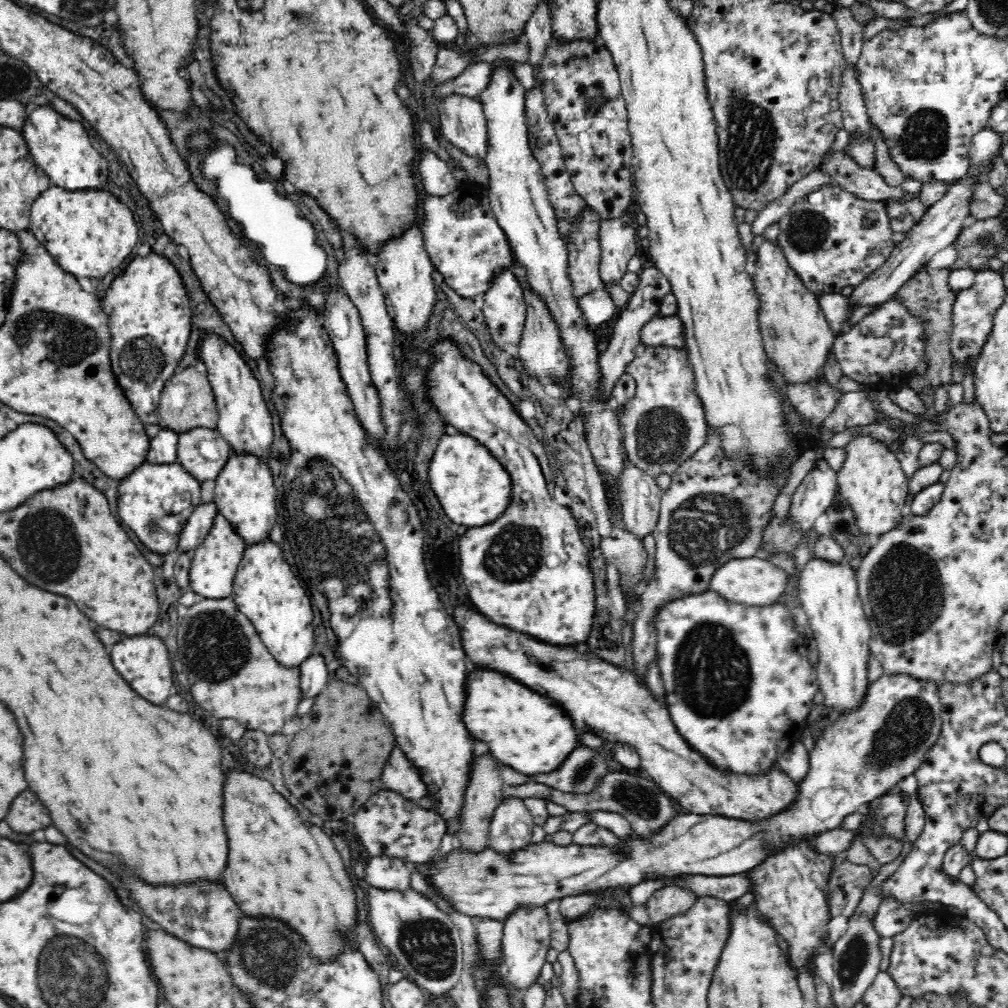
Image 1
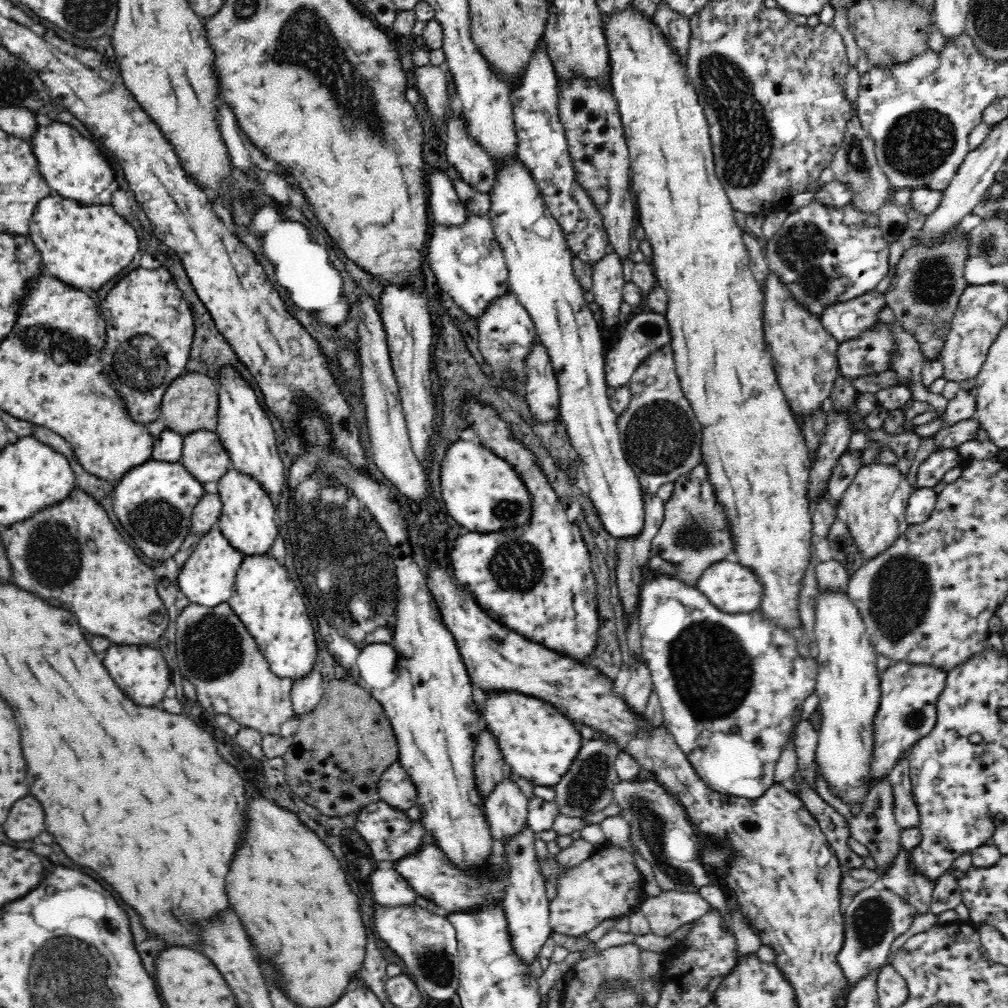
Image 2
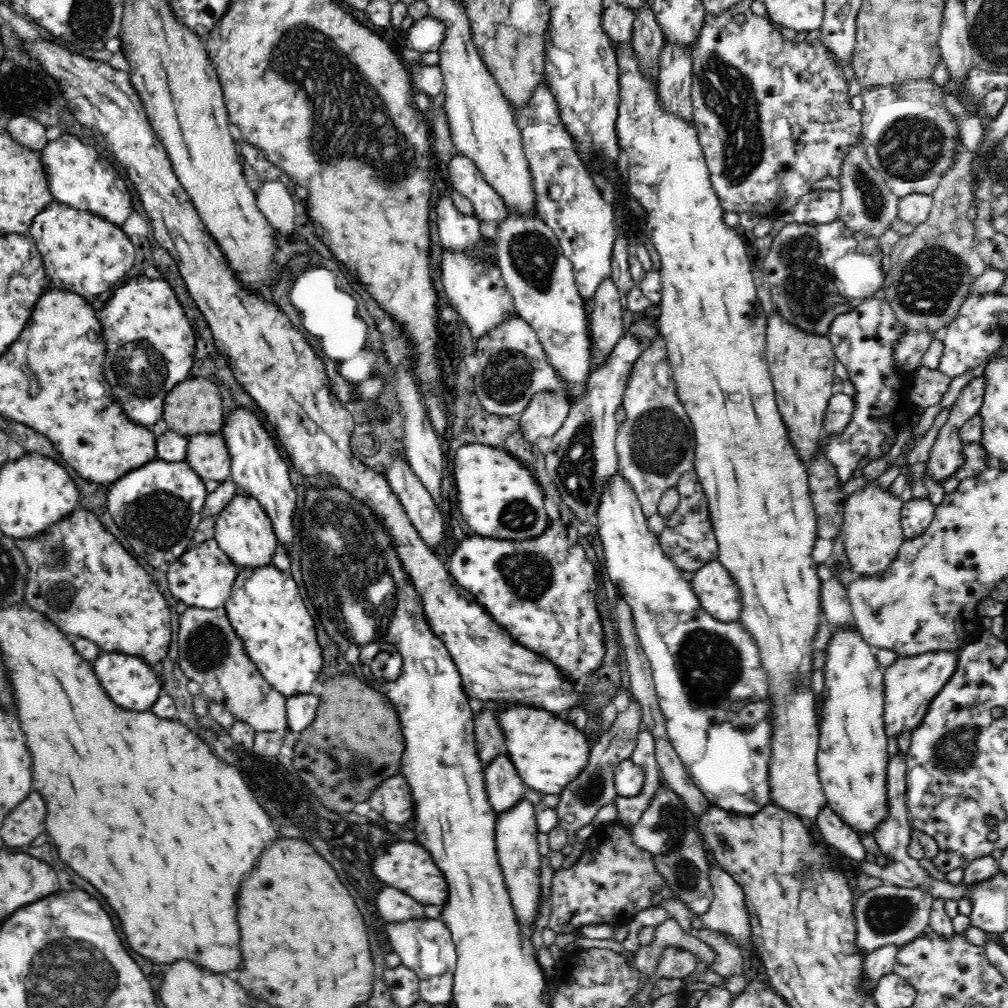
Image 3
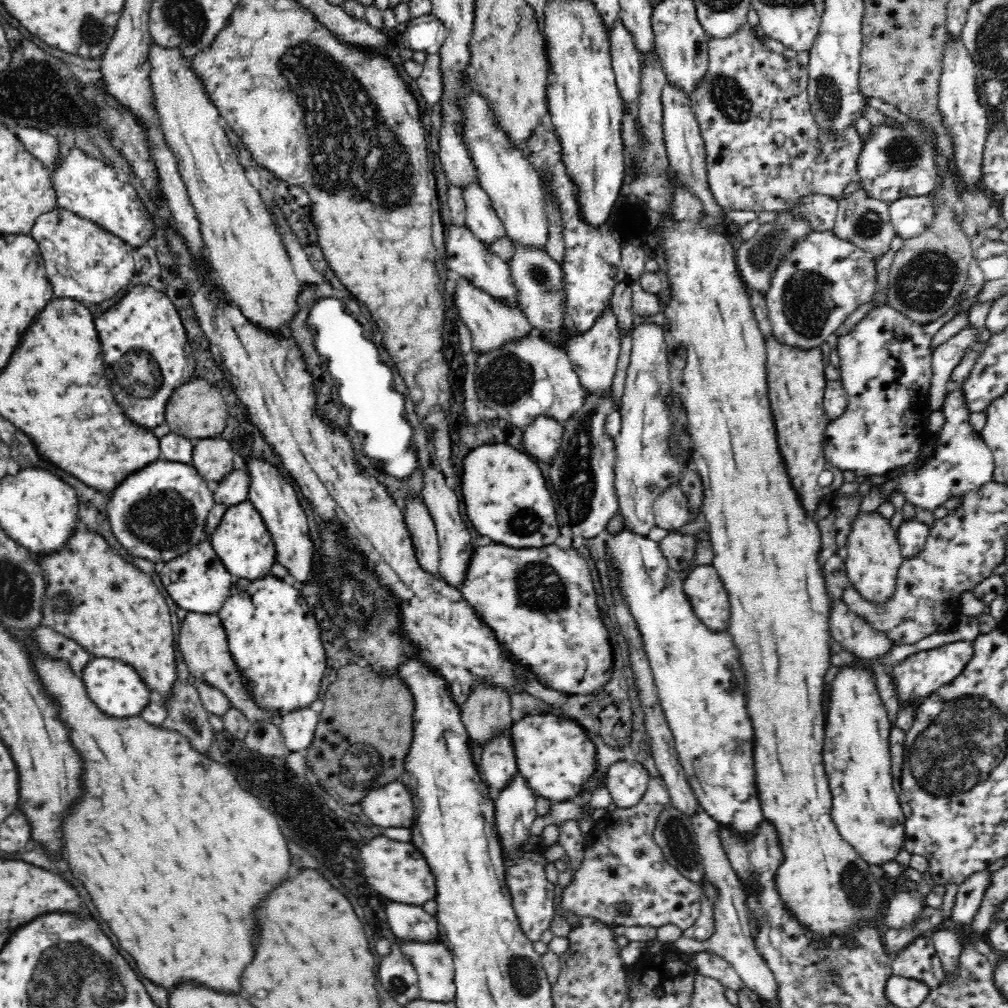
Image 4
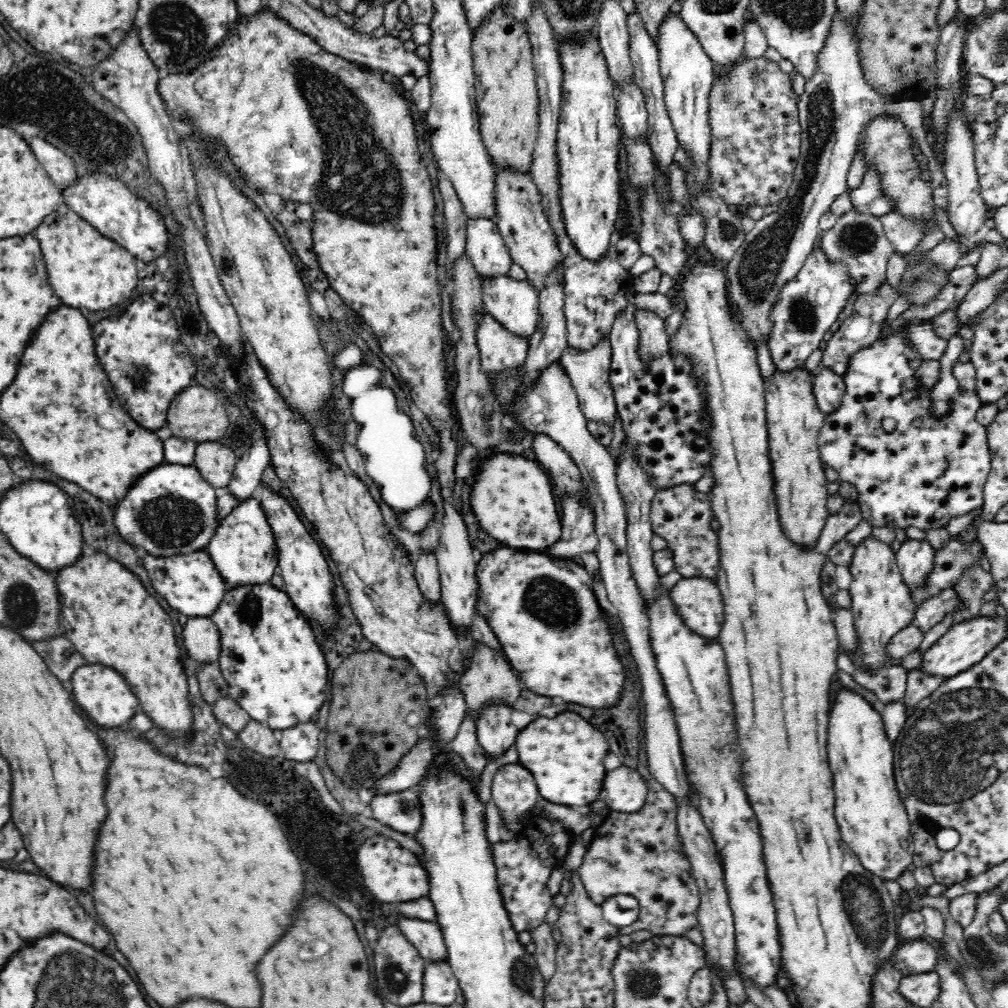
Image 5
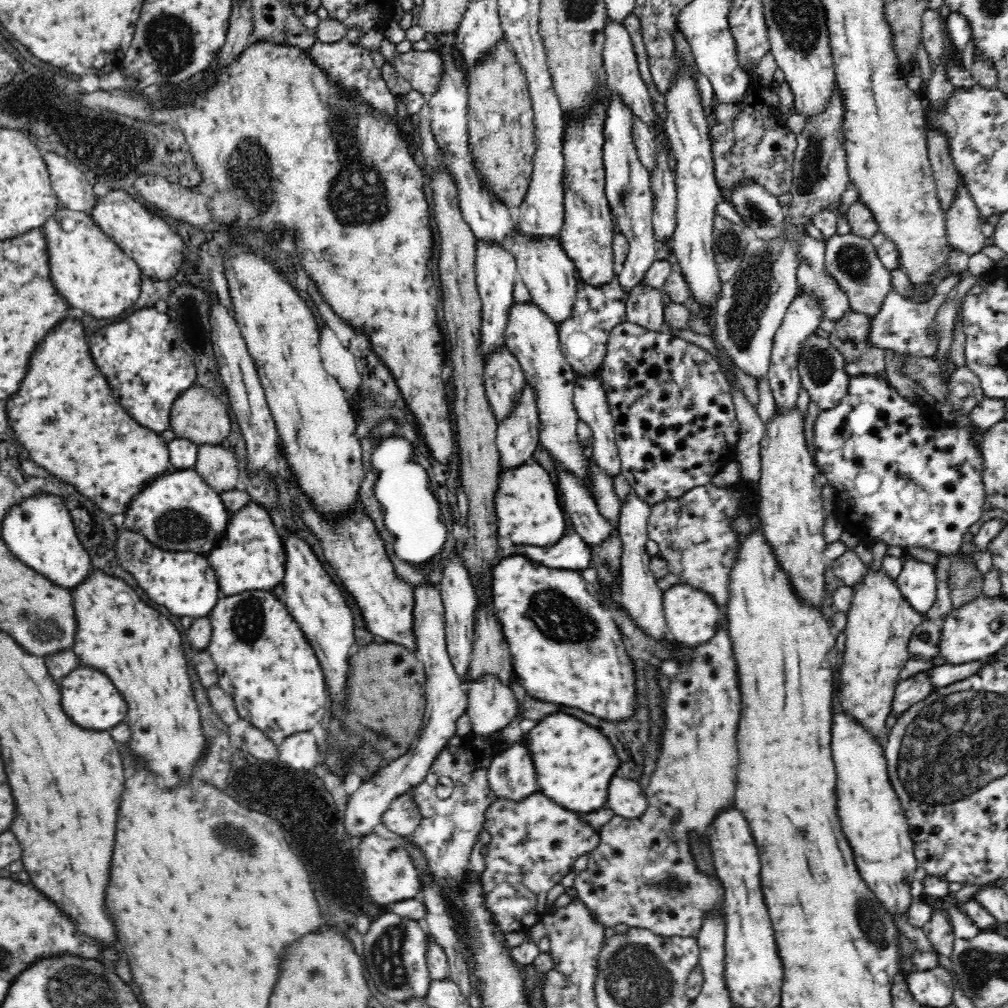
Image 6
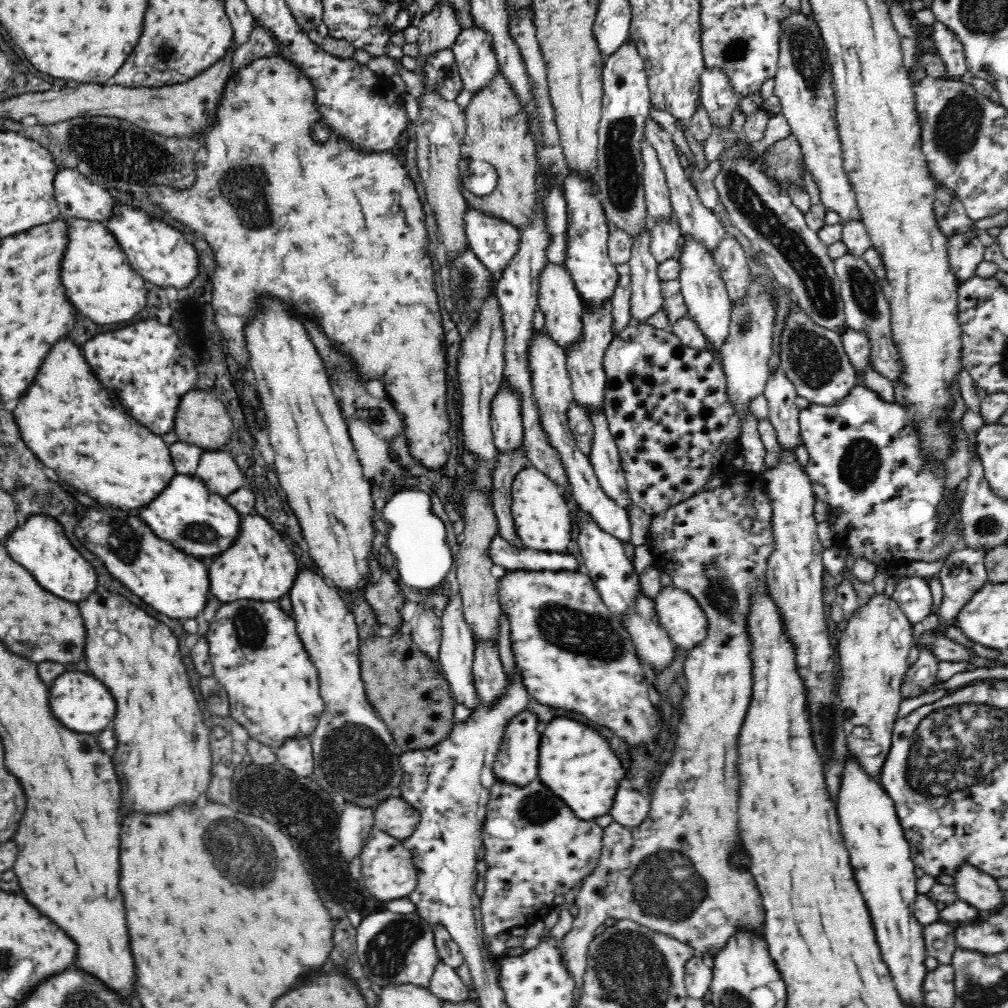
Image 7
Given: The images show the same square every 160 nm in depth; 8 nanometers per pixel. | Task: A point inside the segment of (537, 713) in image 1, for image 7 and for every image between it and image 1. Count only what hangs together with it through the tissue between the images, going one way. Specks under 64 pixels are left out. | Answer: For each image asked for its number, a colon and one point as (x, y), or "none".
2: (540, 744)
3: (548, 753)
4: (556, 757)
5: (566, 755)
6: (574, 763)
7: (576, 763)

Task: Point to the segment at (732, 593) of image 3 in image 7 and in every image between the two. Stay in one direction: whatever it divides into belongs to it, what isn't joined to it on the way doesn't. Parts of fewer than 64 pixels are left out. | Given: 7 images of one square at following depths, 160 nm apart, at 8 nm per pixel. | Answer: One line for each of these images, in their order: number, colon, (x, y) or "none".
4: (703, 587)
5: (699, 602)
6: (692, 617)
7: (680, 614)

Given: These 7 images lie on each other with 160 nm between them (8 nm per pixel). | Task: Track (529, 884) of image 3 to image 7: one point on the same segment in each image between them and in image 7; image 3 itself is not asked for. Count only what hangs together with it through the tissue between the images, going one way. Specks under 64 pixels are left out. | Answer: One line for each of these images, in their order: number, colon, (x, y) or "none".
4: (515, 812)
5: (514, 791)
6: (511, 775)
7: (517, 759)

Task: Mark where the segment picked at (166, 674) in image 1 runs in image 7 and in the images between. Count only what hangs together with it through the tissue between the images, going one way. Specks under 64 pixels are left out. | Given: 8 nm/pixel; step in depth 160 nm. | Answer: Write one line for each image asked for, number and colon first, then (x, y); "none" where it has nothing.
2: (142, 672)
3: (129, 681)
4: (114, 686)
5: (100, 693)
6: (89, 698)
7: (79, 700)

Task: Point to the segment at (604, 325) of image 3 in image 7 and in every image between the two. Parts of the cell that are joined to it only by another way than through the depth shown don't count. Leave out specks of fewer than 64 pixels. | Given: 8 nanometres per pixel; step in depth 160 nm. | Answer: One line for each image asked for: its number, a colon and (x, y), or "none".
4: (594, 355)
5: (589, 372)
6: (589, 399)
7: (604, 456)

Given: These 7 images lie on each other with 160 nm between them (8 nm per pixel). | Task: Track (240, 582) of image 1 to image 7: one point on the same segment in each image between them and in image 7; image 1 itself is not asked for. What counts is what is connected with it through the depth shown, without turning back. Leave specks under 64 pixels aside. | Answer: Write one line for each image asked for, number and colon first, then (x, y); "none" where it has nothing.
2: (264, 597)
3: (266, 611)
4: (275, 641)
5: (275, 670)
6: (263, 661)
7: (272, 687)

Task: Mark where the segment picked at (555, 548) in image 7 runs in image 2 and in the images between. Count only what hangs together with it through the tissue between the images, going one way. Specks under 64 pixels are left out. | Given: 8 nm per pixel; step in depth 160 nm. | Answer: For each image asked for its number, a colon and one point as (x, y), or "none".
2: (473, 478)
3: (498, 496)
4: (506, 496)
5: (515, 504)
6: (530, 513)

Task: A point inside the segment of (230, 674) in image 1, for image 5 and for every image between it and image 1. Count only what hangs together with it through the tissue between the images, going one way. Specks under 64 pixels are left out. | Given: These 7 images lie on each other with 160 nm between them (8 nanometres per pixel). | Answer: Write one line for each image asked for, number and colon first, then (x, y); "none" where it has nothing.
2: (215, 653)
3: (210, 653)
4: (202, 641)
5: (201, 637)

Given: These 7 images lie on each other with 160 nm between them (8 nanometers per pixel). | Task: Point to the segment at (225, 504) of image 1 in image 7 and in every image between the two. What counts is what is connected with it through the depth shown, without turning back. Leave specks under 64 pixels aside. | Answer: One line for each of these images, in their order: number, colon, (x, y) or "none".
2: (249, 520)
3: (243, 531)
4: (242, 542)
5: (243, 548)
6: (251, 556)
7: (260, 565)

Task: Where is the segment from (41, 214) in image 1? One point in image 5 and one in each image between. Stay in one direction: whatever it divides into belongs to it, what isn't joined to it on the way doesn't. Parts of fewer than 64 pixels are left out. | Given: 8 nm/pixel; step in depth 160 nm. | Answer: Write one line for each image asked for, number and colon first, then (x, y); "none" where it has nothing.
2: (83, 246)
3: (83, 253)
4: (84, 262)
5: (86, 269)

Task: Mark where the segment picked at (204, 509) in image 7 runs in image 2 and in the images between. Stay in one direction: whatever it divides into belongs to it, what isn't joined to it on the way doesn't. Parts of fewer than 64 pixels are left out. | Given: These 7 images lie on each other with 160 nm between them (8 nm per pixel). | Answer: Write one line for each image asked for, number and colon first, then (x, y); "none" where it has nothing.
2: (155, 501)
3: (158, 507)
4: (159, 513)
5: (181, 518)
6: (179, 512)

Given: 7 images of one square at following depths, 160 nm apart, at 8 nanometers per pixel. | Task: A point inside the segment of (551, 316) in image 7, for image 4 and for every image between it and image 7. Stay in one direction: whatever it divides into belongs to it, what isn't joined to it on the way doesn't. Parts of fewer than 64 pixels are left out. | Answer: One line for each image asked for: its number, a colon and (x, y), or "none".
4: (514, 186)
5: (531, 242)
6: (550, 276)

